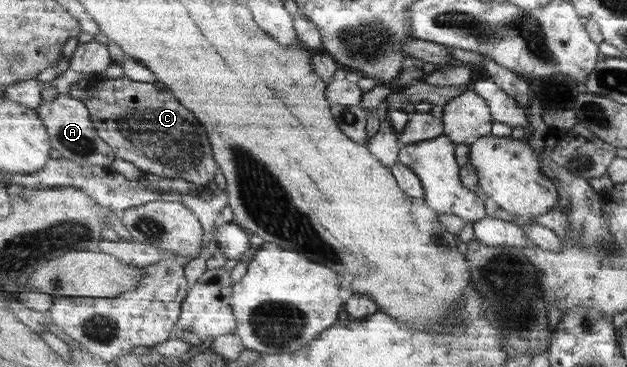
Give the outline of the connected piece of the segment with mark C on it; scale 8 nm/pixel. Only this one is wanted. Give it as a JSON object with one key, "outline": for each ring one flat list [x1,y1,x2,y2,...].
{"outline":[[123,75,117,80,90,81,90,97,84,102,90,110,95,128,114,150,115,156,132,162,141,170,164,178,182,178,195,187,204,187,215,180,220,166,215,160,205,125,173,93,149,82,135,82]]}

